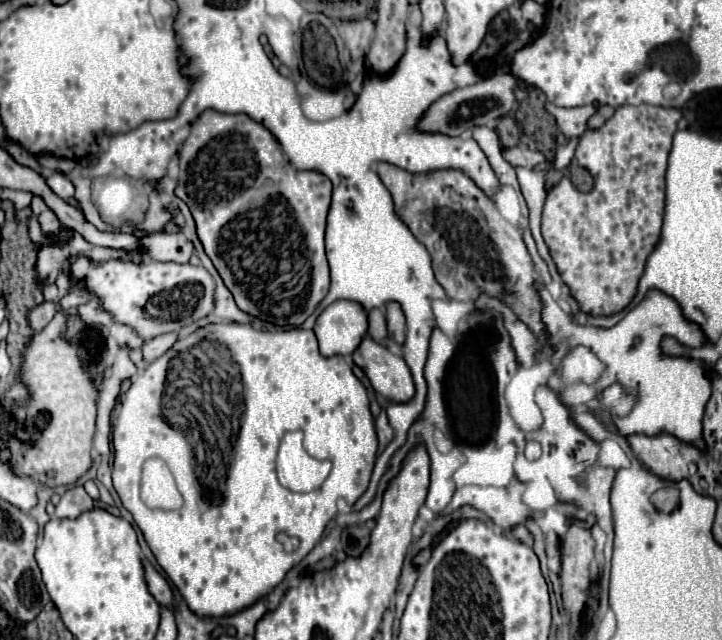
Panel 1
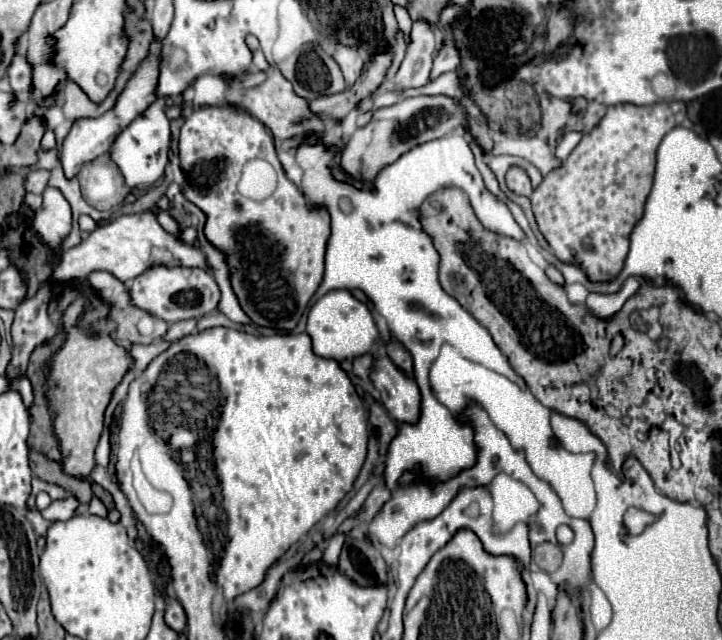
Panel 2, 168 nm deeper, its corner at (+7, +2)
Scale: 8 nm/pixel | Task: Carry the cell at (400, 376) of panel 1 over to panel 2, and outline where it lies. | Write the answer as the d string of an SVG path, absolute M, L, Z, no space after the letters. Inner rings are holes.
M377 357L371 371L373 387L383 395L383 407L399 423L415 423L419 417L419 387L389 357Z

